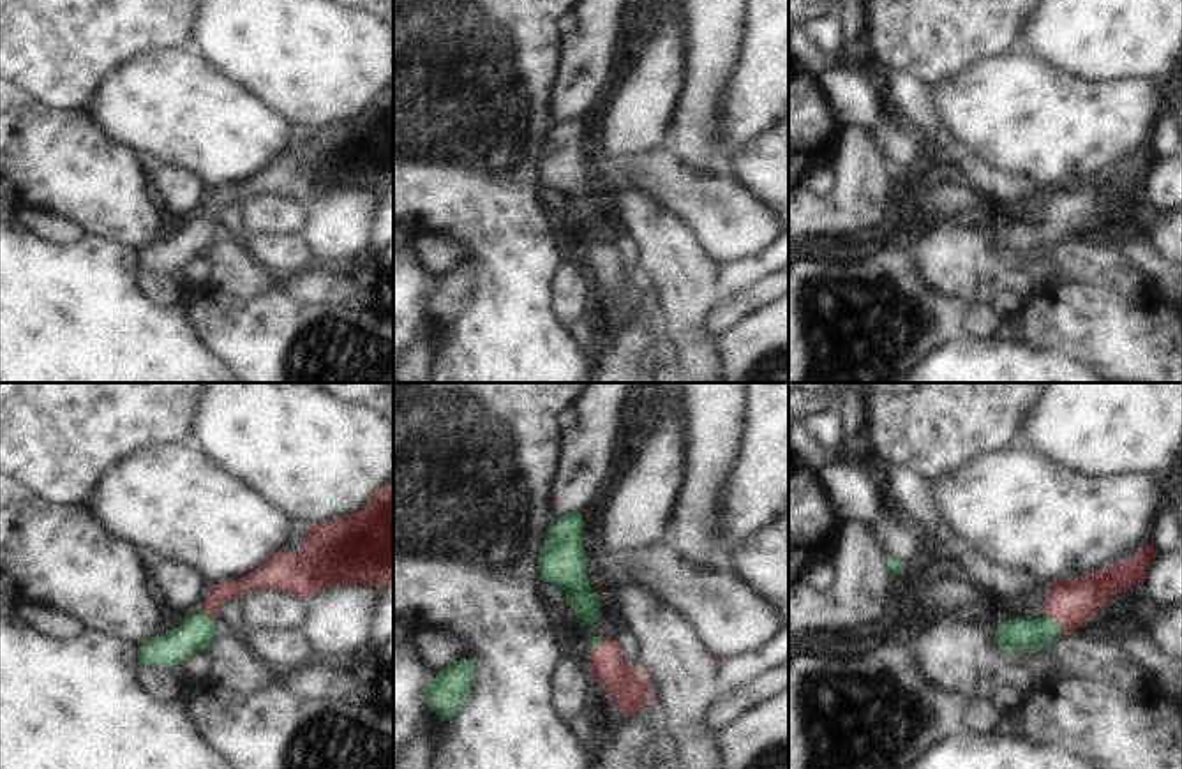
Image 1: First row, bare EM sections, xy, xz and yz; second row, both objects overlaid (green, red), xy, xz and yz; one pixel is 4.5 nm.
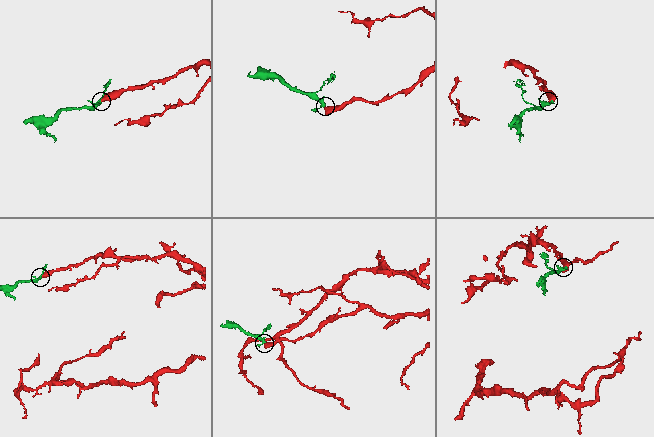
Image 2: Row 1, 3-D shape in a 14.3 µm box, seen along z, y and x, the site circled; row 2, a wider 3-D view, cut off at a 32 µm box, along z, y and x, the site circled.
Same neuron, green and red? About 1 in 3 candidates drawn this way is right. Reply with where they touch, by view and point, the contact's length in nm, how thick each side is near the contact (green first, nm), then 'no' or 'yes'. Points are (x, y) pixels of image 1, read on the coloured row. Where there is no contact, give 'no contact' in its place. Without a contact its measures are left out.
contact yz (1054, 619); length 110 nm; calibres 160 and 220 nm; yes

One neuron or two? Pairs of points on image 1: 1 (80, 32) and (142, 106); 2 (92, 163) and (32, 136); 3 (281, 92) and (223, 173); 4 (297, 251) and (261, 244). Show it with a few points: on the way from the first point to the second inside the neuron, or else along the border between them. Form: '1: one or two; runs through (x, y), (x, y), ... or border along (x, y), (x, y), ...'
1: two; border along (149, 52), (113, 66), (101, 78), (89, 103)
2: one; runs through (78, 163), (57, 161), (46, 150)
3: two; border along (237, 82), (290, 124)
4: one; runs through (288, 251), (270, 251)

